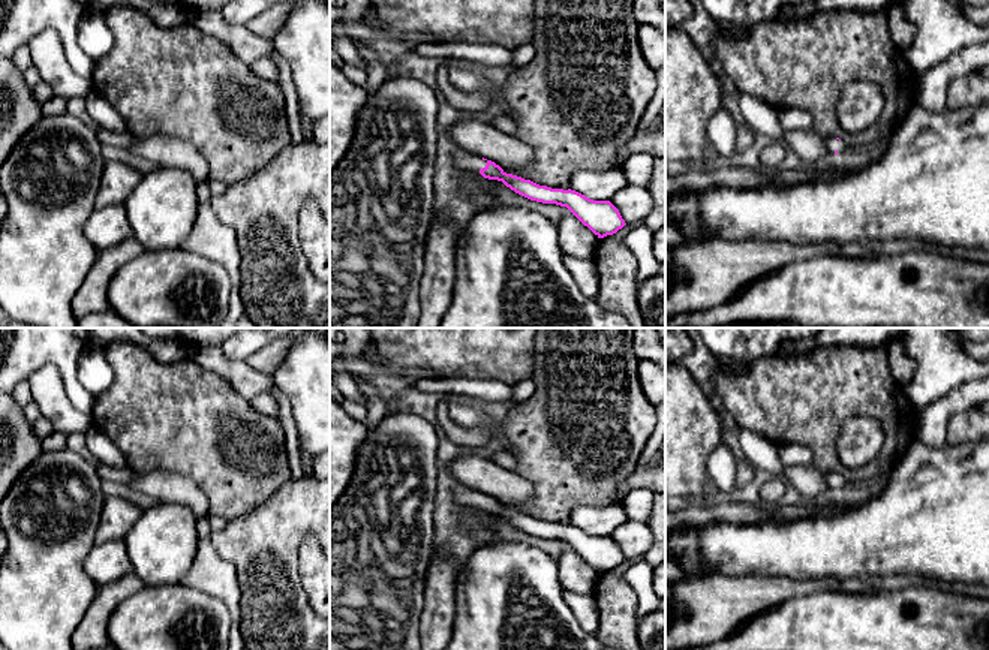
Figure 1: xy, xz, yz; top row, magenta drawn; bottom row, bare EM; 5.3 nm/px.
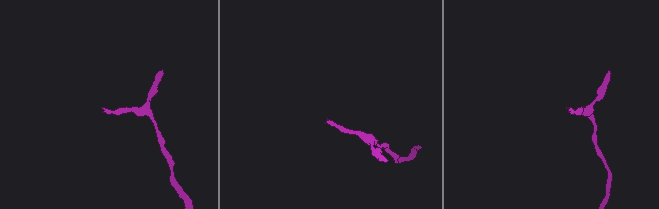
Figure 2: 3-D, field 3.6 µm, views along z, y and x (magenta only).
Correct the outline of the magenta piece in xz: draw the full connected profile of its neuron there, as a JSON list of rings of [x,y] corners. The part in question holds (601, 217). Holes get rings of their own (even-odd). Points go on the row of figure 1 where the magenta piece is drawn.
[[[466,150],[454,153],[457,169],[480,172],[484,178],[502,181],[515,193],[536,202],[566,207],[598,238],[616,234],[626,223],[610,201],[593,201],[575,190],[551,189],[506,174],[499,165]]]

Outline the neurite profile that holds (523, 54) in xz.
[[[532,43],[521,45],[512,51],[512,63],[514,69],[523,67],[535,57],[535,48]]]

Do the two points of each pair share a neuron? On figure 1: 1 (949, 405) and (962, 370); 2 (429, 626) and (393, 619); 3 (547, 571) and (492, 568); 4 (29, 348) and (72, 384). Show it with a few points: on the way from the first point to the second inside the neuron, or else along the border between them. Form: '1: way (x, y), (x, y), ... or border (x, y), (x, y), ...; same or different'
1: border (973, 379), (925, 408); different
2: border (424, 589), (424, 607), (420, 616), (418, 634); different
3: way (534, 571), (528, 571), (514, 562), (505, 568); same
4: way (42, 348), (68, 370); same

